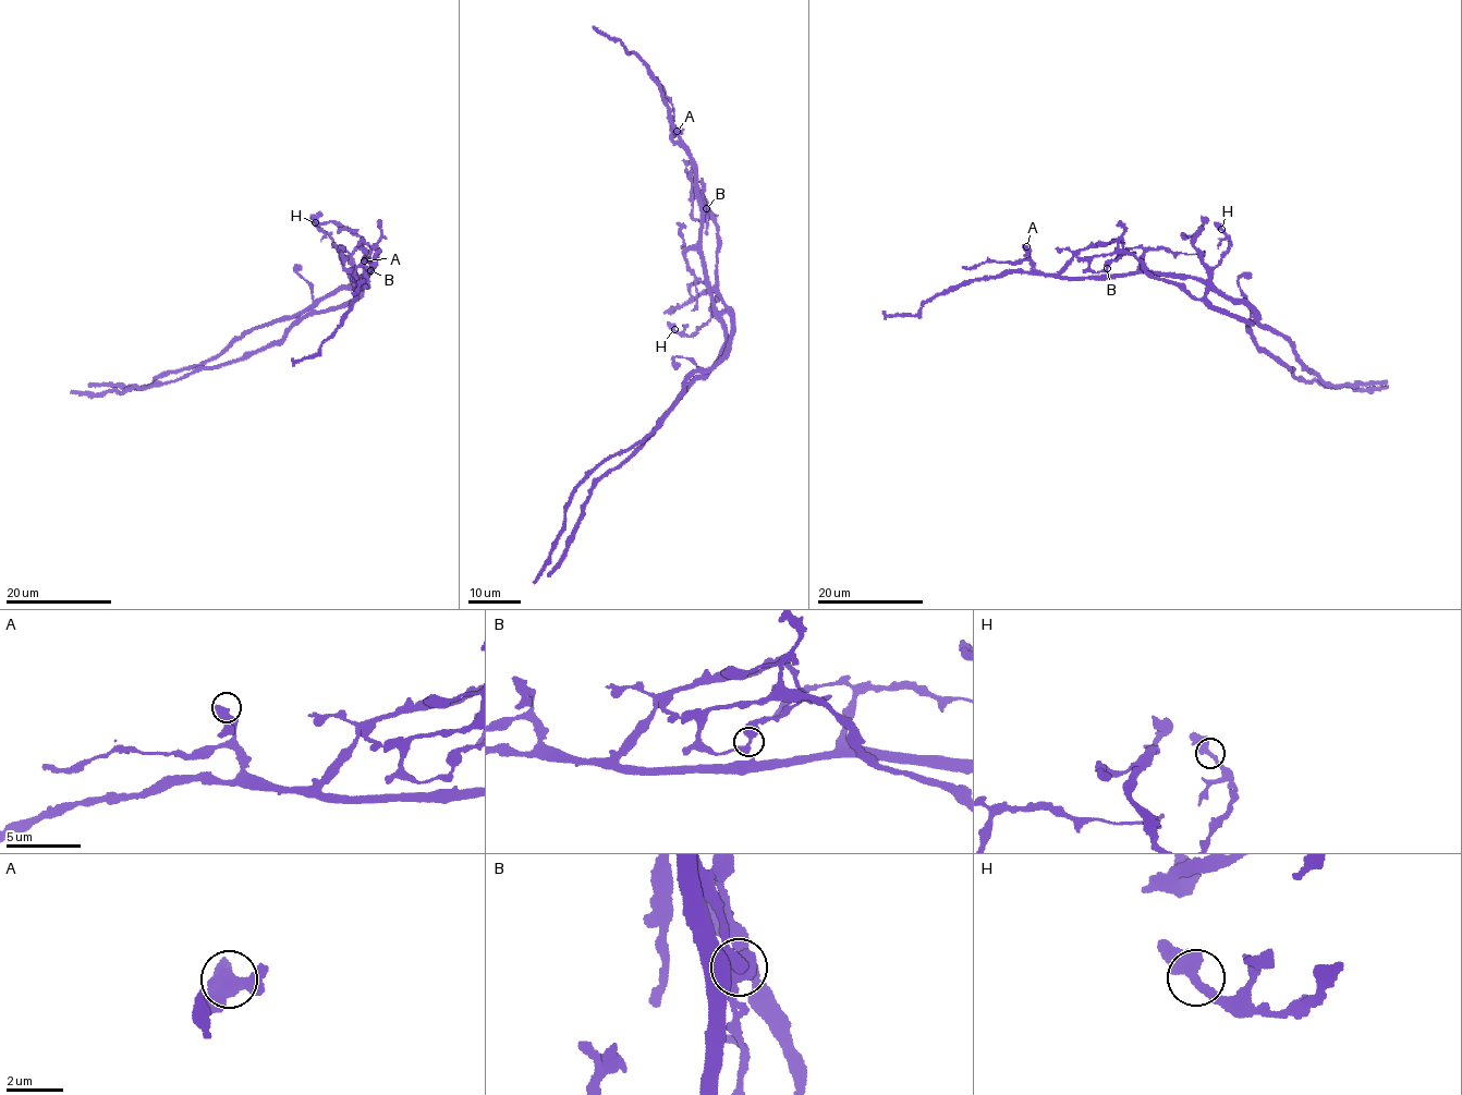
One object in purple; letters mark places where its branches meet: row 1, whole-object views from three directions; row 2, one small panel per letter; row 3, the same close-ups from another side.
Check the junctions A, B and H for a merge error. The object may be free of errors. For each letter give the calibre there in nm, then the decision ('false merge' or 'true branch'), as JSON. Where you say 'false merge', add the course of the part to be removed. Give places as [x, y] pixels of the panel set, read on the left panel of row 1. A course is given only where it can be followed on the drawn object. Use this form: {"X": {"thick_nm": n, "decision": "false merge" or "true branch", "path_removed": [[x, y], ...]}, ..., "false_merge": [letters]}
{"A": {"thick_nm": 400, "decision": "true branch"}, "B": {"thick_nm": 420, "decision": "false merge", "path_removed": [[370, 270], [378, 251], [356, 296], [231, 362], [123, 392], [71, 392]]}, "H": {"thick_nm": 440, "decision": "true branch"}, "false_merge": ["B"]}

